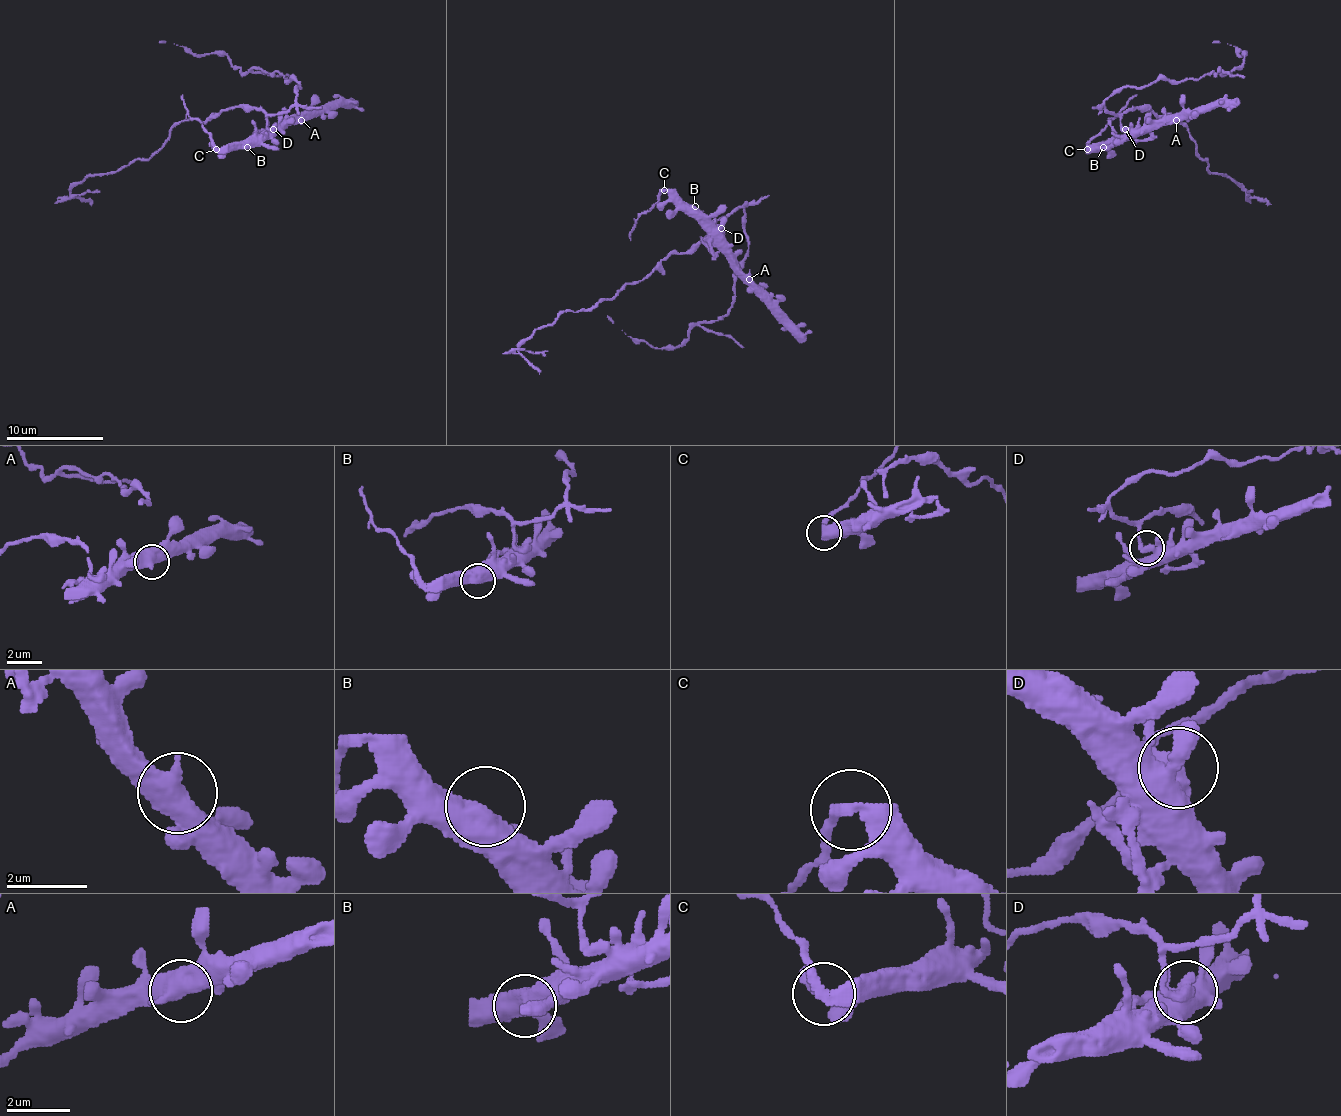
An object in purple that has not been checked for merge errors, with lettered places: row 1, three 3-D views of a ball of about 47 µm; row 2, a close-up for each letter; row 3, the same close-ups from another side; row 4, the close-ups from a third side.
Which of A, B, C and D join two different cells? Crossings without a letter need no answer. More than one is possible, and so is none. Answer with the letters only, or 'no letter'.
C, D

